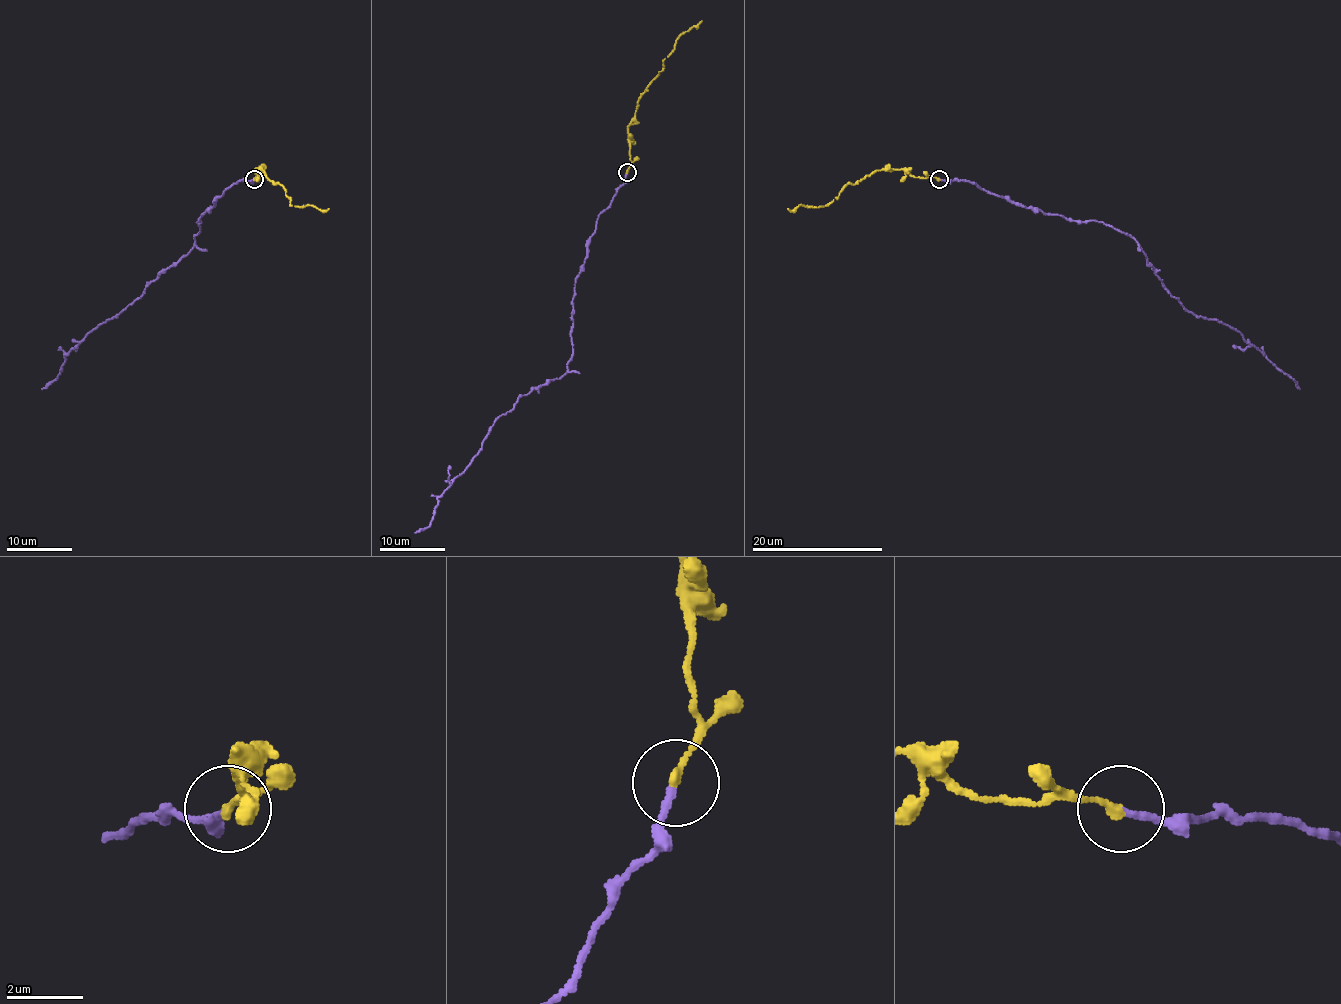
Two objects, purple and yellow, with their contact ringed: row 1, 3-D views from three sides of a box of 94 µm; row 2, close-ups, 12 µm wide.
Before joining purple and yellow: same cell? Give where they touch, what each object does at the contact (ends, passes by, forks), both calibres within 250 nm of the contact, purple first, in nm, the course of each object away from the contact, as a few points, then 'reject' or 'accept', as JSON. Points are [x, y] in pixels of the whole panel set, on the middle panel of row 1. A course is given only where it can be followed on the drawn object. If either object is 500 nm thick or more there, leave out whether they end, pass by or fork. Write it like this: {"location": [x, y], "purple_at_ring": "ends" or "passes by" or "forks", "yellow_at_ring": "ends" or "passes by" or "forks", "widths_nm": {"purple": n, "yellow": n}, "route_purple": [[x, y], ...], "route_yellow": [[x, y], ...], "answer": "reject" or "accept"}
{"location": [627, 172], "purple_at_ring": "ends", "yellow_at_ring": "ends", "widths_nm": {"purple": 180, "yellow": 200}, "route_purple": [[627, 172], [574, 283], [568, 370], [494, 422], [430, 524], [414, 532]], "route_yellow": [[627, 172], [628, 125], [637, 105], [663, 69], [676, 40], [702, 20]], "answer": "accept"}

